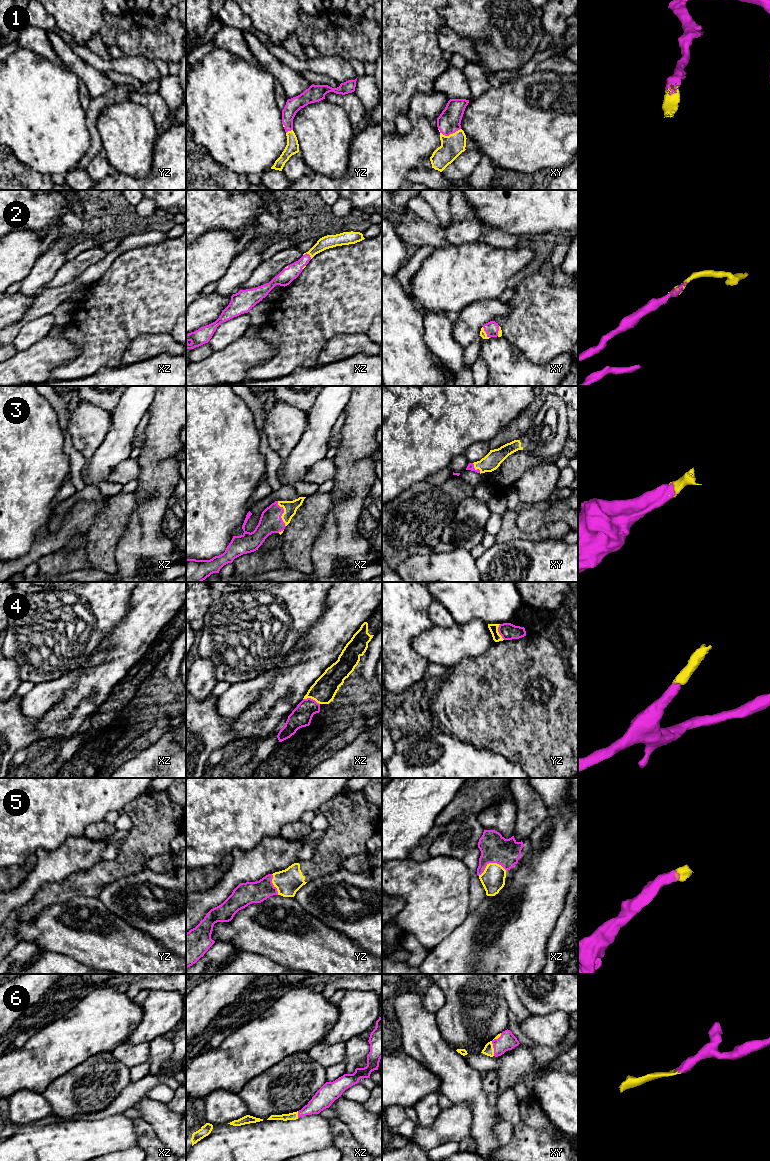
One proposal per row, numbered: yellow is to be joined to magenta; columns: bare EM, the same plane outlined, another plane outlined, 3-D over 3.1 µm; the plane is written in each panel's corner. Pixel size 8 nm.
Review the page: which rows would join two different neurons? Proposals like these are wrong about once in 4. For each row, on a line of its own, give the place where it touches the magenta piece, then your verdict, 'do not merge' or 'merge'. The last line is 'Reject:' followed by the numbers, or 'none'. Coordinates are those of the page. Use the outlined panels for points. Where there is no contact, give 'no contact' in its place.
1: xy (449, 134) | merge
2: xy (486, 333) | merge
3: xz (282, 513) | merge
4: xz (310, 698) | merge
5: xz (491, 862) | merge
6: xy (492, 1043) | merge
Reject: none

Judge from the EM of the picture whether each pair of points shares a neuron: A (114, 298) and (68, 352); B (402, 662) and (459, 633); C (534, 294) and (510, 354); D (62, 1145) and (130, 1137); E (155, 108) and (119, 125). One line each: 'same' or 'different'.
A: different
B: different
C: different
D: same
E: different

